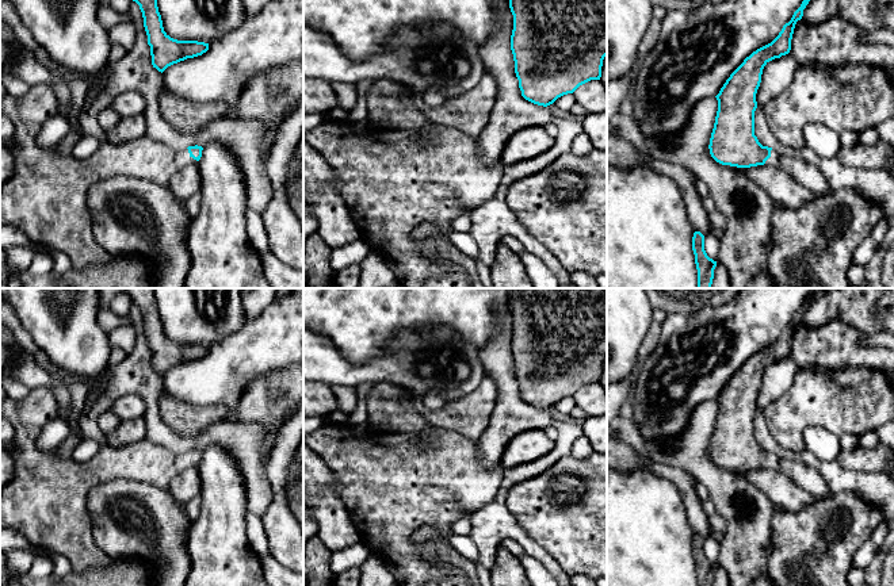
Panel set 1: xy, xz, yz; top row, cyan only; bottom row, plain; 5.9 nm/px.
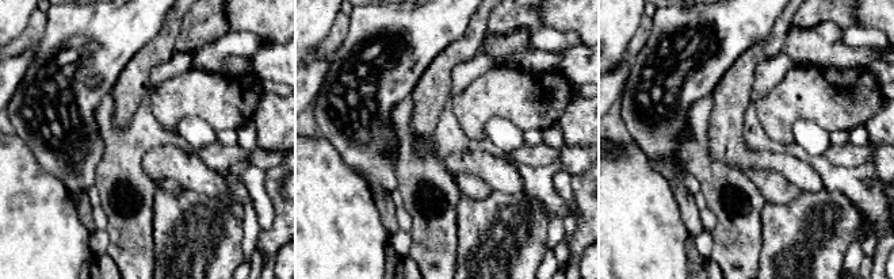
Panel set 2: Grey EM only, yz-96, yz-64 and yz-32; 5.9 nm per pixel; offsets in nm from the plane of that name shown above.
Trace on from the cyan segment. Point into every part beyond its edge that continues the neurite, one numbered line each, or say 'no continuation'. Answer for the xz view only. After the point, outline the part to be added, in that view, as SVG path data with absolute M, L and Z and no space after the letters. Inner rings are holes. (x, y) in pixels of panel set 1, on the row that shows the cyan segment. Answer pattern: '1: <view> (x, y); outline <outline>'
no continuation

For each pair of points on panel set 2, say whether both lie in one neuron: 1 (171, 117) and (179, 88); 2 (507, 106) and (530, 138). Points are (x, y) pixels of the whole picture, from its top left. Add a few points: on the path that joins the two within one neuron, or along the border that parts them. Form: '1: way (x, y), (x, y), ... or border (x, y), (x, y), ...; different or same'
1: way (171, 110), (171, 103), (179, 95); same
2: border (541, 129), (524, 130); different

